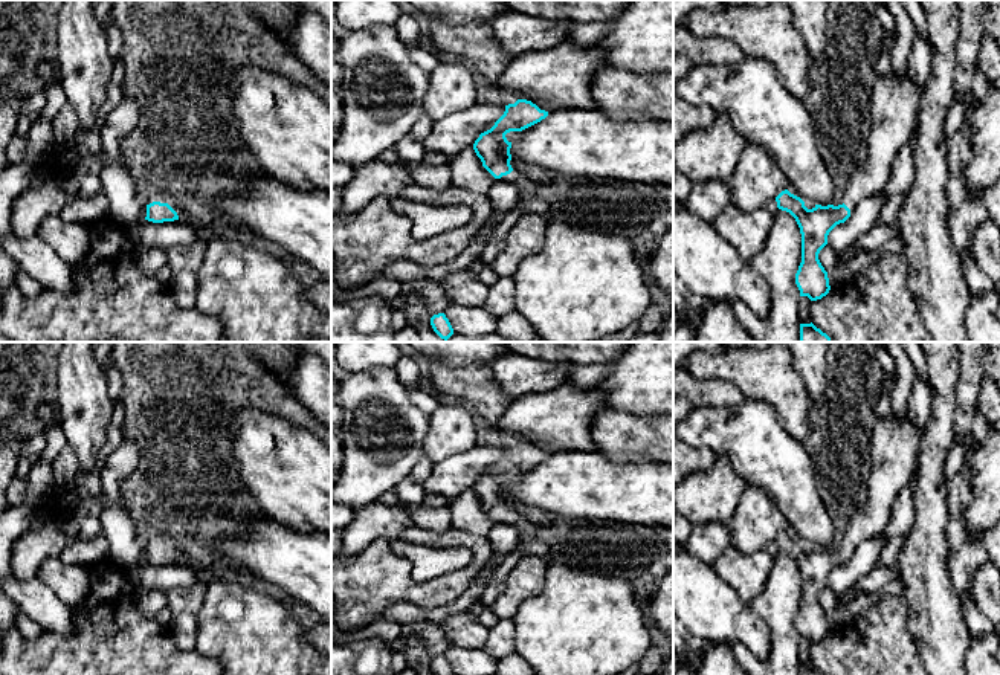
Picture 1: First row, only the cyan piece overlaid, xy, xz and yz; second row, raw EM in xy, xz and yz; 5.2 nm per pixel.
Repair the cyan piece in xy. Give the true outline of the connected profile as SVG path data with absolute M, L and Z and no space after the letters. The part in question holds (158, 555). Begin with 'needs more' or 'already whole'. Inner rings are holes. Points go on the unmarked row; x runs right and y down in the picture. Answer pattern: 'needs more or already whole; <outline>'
needs more; M139 524L136 525L136 535L140 542L147 545L145 562L153 565L174 564L180 562L189 565L189 559L185 553L177 551L173 547L173 538L154 527Z

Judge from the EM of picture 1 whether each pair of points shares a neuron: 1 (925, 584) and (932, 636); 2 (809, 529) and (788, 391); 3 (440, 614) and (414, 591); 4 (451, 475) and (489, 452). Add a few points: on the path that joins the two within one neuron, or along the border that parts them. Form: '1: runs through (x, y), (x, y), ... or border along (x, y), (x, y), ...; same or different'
1: runs through (930, 596), (932, 623); same
2: border along (774, 410), (779, 423), (802, 443); different
3: border along (464, 590), (452, 602), (440, 607), (397, 603); different
4: runs through (460, 472), (480, 460); same

